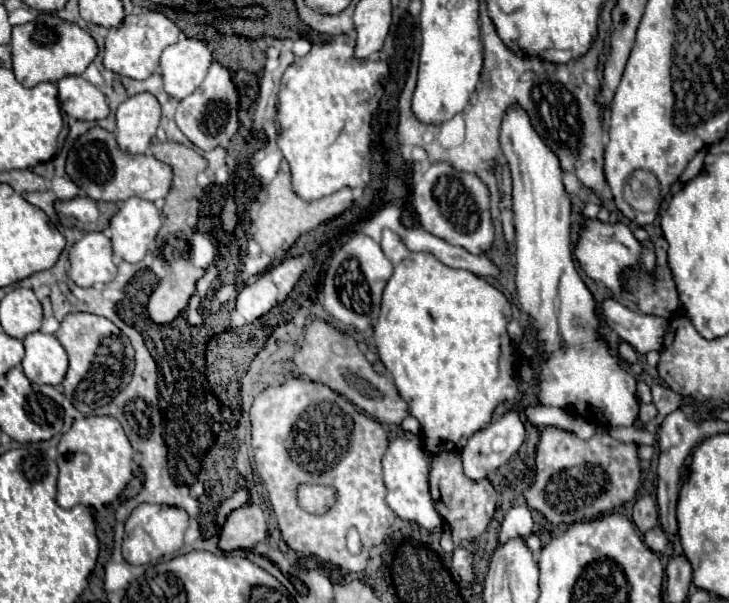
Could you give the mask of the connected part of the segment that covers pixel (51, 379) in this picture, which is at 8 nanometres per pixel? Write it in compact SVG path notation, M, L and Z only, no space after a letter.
M30 333L24 339L24 373L32 383L60 385L68 371L68 355L54 335Z

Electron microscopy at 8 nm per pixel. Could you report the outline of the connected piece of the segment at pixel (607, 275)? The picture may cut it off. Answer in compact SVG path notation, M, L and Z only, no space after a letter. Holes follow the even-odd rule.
M584 219L584 227L580 231L580 239L576 245L576 259L580 261L580 265L588 277L602 281L614 295L618 295L622 291L624 271L638 265L640 253L642 253L640 241L636 241L632 231L624 223L608 225L608 223L600 223L598 219ZM602 235L608 237L608 241L602 241L600 239Z

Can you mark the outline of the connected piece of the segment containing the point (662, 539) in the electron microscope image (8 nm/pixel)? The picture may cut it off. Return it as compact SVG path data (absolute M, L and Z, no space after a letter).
M654 527L644 535L644 543L654 551L654 553L664 553L668 549L668 535L664 533L662 527Z

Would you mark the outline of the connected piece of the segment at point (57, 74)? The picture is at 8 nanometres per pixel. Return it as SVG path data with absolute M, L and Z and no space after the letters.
M28 7L10 13L10 23L18 25L12 29L12 43L10 43L12 59L14 59L12 69L16 79L24 87L36 87L42 81L60 81L62 77L68 75L82 75L98 55L98 45L92 39L92 35L80 29L78 25L60 19L54 13L40 13L38 19L36 15L38 11Z

